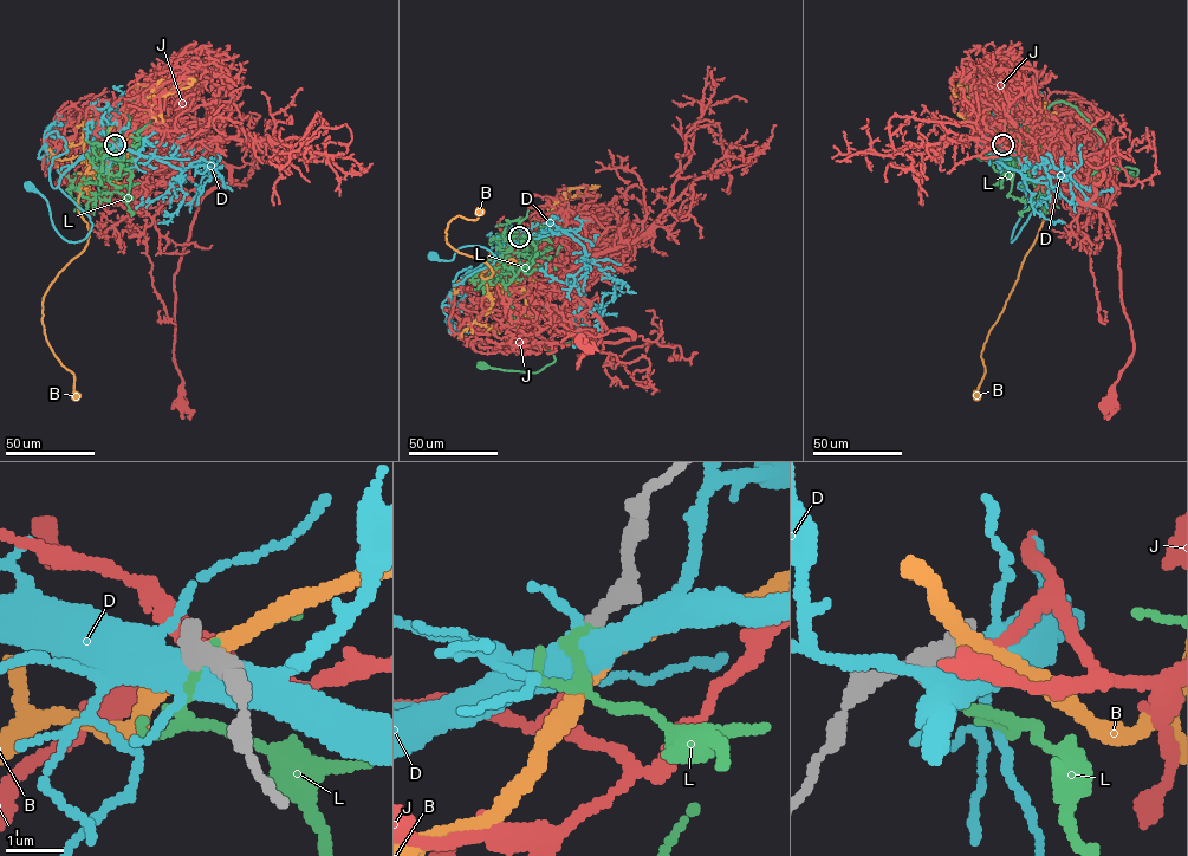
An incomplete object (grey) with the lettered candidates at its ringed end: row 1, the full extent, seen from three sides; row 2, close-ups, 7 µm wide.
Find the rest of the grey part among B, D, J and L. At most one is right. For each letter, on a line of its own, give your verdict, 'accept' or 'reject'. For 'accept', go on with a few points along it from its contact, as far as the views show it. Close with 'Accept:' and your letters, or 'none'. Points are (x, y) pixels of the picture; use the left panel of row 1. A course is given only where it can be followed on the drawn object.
B: reject
D: reject
J: accept; it runs (116, 144), (106, 140), (128, 112), (150, 138), (183, 150), (170, 186), (198, 209), (174, 277), (181, 403)
L: reject
Accept: J

